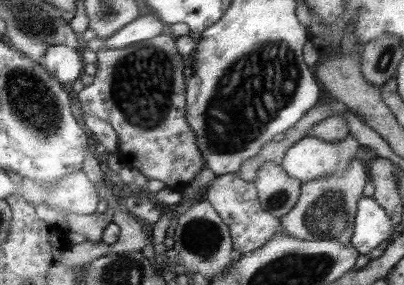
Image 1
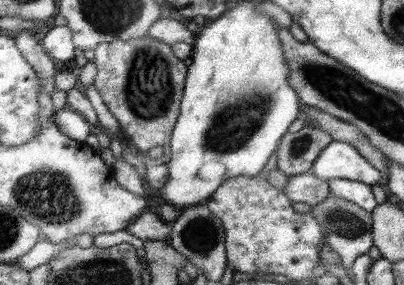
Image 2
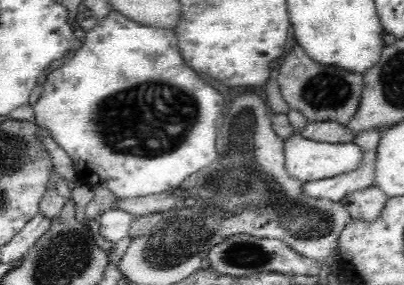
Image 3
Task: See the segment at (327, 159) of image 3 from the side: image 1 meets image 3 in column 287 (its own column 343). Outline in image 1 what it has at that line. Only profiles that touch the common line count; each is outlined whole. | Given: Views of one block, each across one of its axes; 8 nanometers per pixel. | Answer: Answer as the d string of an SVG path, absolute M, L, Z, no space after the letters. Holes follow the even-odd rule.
M351 134L335 144L305 136L283 154L281 170L301 184L333 176L333 172L343 172L347 168L357 148L359 142Z

